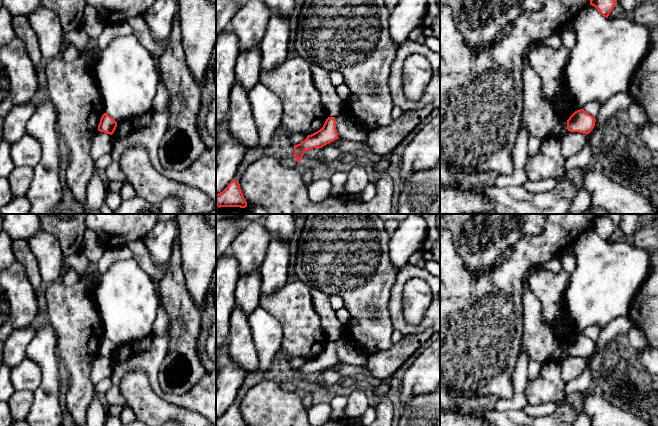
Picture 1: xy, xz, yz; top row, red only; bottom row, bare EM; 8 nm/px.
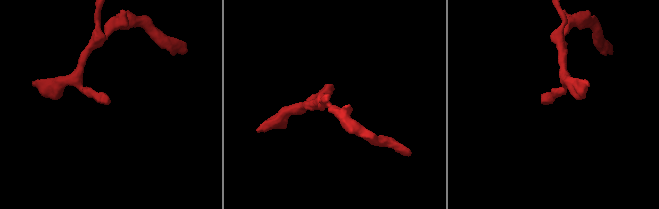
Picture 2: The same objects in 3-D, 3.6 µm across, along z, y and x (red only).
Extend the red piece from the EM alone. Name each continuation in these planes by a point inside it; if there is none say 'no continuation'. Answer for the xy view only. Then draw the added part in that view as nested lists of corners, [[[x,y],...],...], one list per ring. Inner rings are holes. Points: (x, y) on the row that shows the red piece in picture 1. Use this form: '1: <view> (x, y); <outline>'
no continuation

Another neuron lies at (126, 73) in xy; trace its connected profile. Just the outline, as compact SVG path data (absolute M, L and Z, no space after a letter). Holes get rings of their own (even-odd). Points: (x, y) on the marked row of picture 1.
M134 34L116 37L107 47L100 49L92 61L91 71L101 95L104 113L117 123L152 109L152 100L160 82L158 61Z

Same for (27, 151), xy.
M29 134L11 145L10 156L15 167L29 166L34 168L41 159L41 145Z

